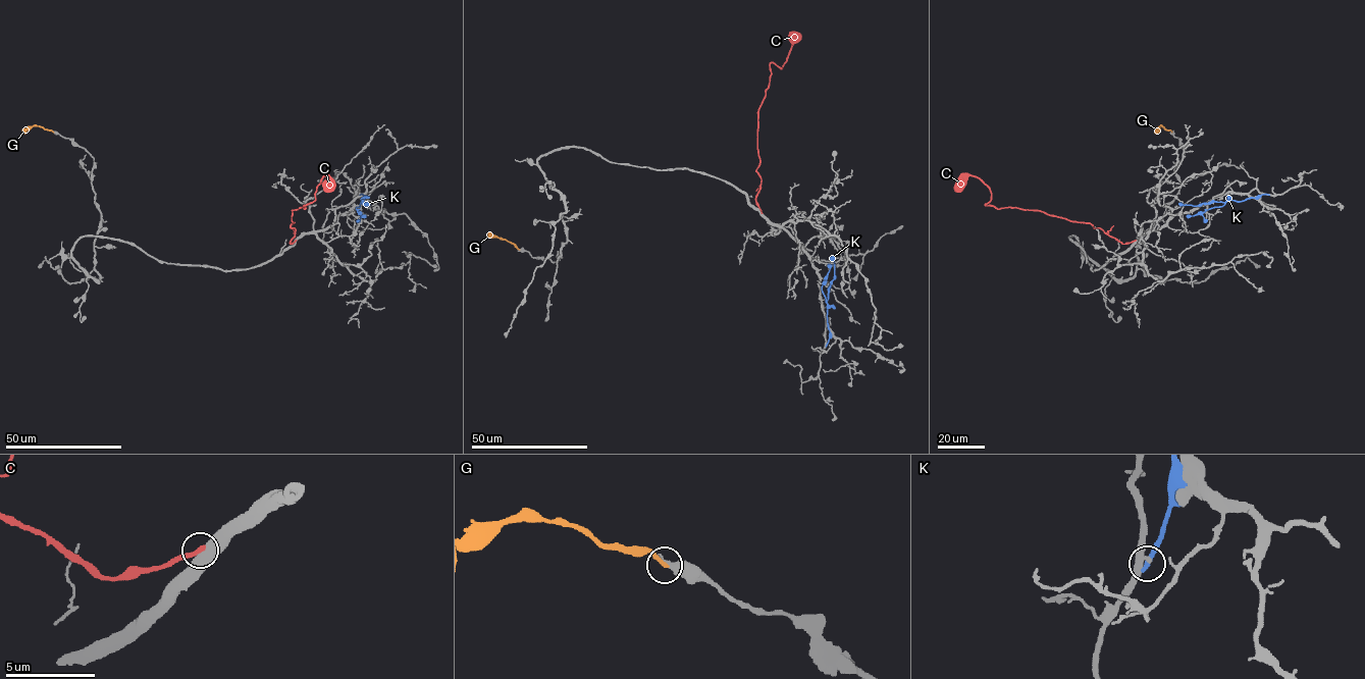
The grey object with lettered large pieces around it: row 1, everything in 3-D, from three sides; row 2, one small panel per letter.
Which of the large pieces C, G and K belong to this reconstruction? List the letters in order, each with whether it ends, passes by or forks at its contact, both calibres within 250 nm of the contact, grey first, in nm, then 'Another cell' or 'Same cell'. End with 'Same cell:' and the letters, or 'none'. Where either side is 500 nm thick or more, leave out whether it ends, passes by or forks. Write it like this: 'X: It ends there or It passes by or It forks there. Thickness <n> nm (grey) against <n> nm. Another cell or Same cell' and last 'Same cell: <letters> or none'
C: Thickness 650 nm (grey) against 280 nm. Same cell
G: Thickness 600 nm (grey) against 220 nm. Another cell
K: It ends there. Thickness 320 nm (grey) against 280 nm. Another cell
Same cell: C

